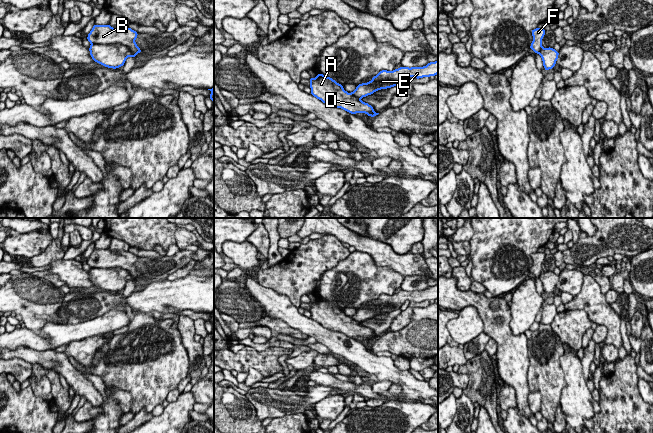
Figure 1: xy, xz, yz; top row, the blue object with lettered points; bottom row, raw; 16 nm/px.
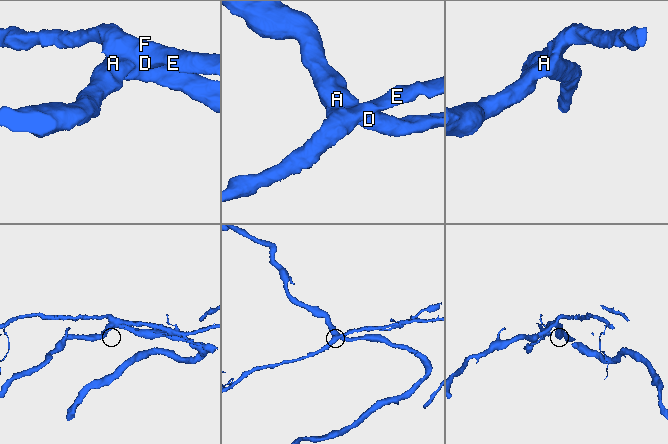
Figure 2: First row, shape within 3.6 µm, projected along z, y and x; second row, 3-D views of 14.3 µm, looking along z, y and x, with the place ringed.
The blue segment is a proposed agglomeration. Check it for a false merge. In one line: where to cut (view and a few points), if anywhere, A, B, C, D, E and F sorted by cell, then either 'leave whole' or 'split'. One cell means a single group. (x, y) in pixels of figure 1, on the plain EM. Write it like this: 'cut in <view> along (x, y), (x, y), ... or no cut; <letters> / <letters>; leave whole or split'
no cut; A B C D E F; leave whole

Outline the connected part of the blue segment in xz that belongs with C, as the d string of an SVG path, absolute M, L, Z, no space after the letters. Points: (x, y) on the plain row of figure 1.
M438 285L429 286L423 291L401 290L393 295L381 294L372 304L356 310L352 317L344 314L343 309L337 307L330 301L318 297L316 302L310 301L311 319L323 327L341 332L350 338L365 337L367 340L375 341L379 337L374 332L360 323L374 316L392 312L400 309L402 304L408 300L416 303L436 300L438 298Z

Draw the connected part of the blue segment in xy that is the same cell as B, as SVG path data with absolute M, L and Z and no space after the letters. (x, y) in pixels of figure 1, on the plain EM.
M94 248L92 254L87 260L87 264L91 267L91 270L89 271L90 280L95 286L105 291L117 293L124 290L128 281L136 281L138 277L142 276L135 266L137 260L138 256L129 251L120 251L115 253L109 248Z

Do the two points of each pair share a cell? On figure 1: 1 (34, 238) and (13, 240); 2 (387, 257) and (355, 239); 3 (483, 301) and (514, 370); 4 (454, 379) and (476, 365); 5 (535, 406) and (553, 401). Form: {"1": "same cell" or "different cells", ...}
{"1": "same cell", "2": "same cell", "3": "same cell", "4": "different cells", "5": "different cells"}

